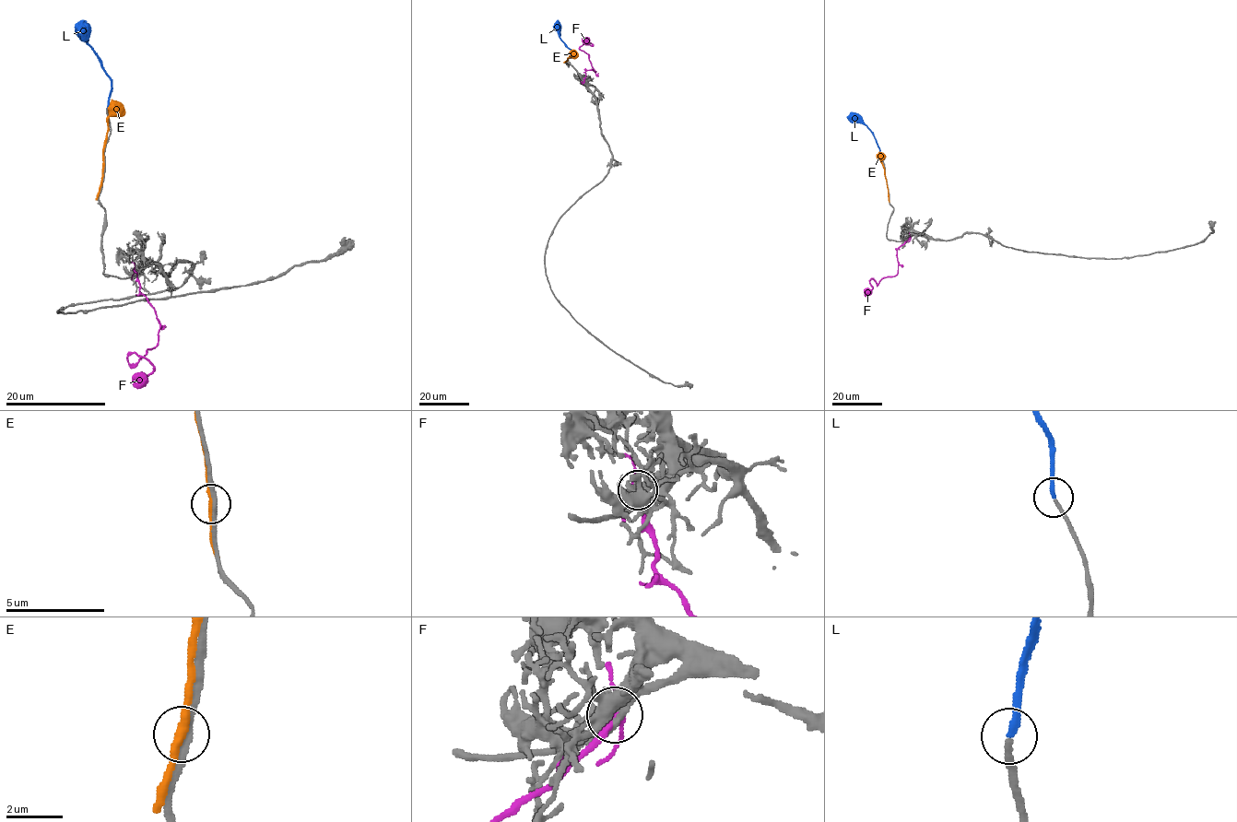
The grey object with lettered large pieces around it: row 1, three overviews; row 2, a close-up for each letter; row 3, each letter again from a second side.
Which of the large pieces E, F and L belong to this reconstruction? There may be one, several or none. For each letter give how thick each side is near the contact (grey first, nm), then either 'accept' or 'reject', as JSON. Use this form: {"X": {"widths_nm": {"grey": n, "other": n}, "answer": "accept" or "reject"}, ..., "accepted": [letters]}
{"E": {"widths_nm": {"grey": 240, "other": 260}, "answer": "reject"}, "F": {"widths_nm": {"grey": 220, "other": 220}, "answer": "reject"}, "L": {"widths_nm": {"grey": 200, "other": 200}, "answer": "accept"}, "accepted": ["L"]}

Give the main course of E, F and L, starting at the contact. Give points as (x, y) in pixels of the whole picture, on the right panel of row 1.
E: (888, 194), (881, 154)
F: (910, 237), (897, 250), (898, 273), (882, 278), (878, 284), (872, 278), (869, 280), (872, 287), (865, 295)
L: (880, 156), (872, 132), (847, 116)

